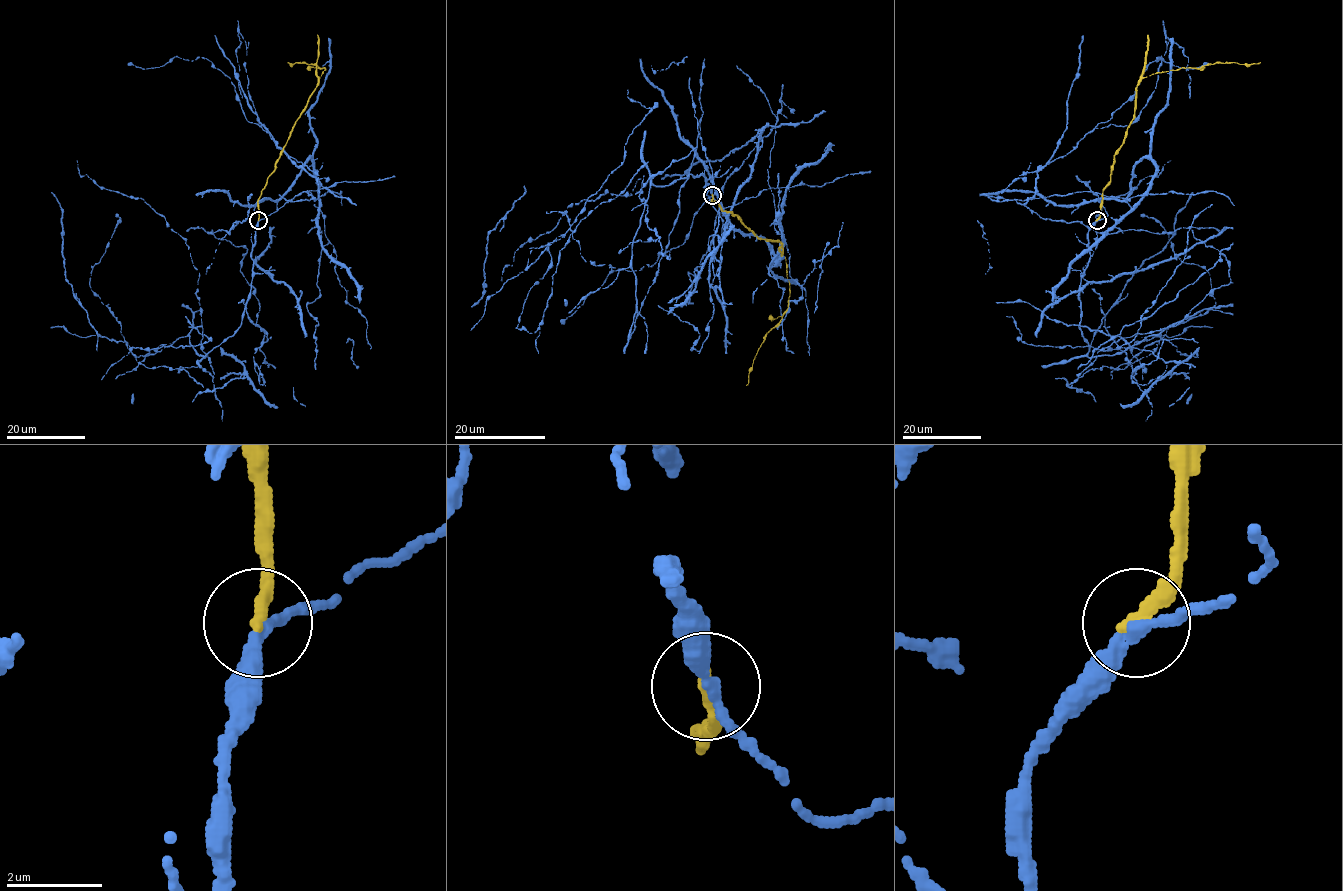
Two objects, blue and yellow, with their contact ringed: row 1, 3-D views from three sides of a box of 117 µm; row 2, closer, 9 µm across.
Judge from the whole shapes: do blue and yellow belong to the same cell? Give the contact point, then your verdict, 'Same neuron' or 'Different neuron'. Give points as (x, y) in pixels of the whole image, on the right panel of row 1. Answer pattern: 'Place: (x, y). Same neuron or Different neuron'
Place: (1097, 220). Same neuron

